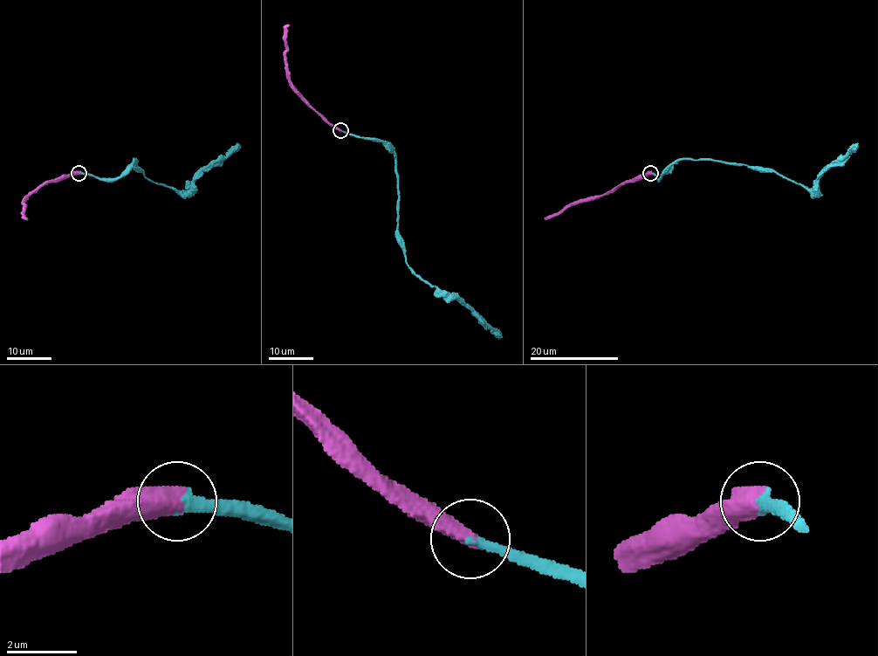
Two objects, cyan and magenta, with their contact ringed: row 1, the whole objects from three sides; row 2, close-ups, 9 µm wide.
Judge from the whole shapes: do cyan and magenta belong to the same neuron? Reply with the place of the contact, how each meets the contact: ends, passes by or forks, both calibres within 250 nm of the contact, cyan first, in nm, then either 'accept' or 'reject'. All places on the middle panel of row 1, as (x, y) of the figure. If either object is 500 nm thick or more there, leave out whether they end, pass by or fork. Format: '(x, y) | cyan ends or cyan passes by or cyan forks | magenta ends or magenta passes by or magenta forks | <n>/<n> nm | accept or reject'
(340, 130) | 340/550 nm | accept

